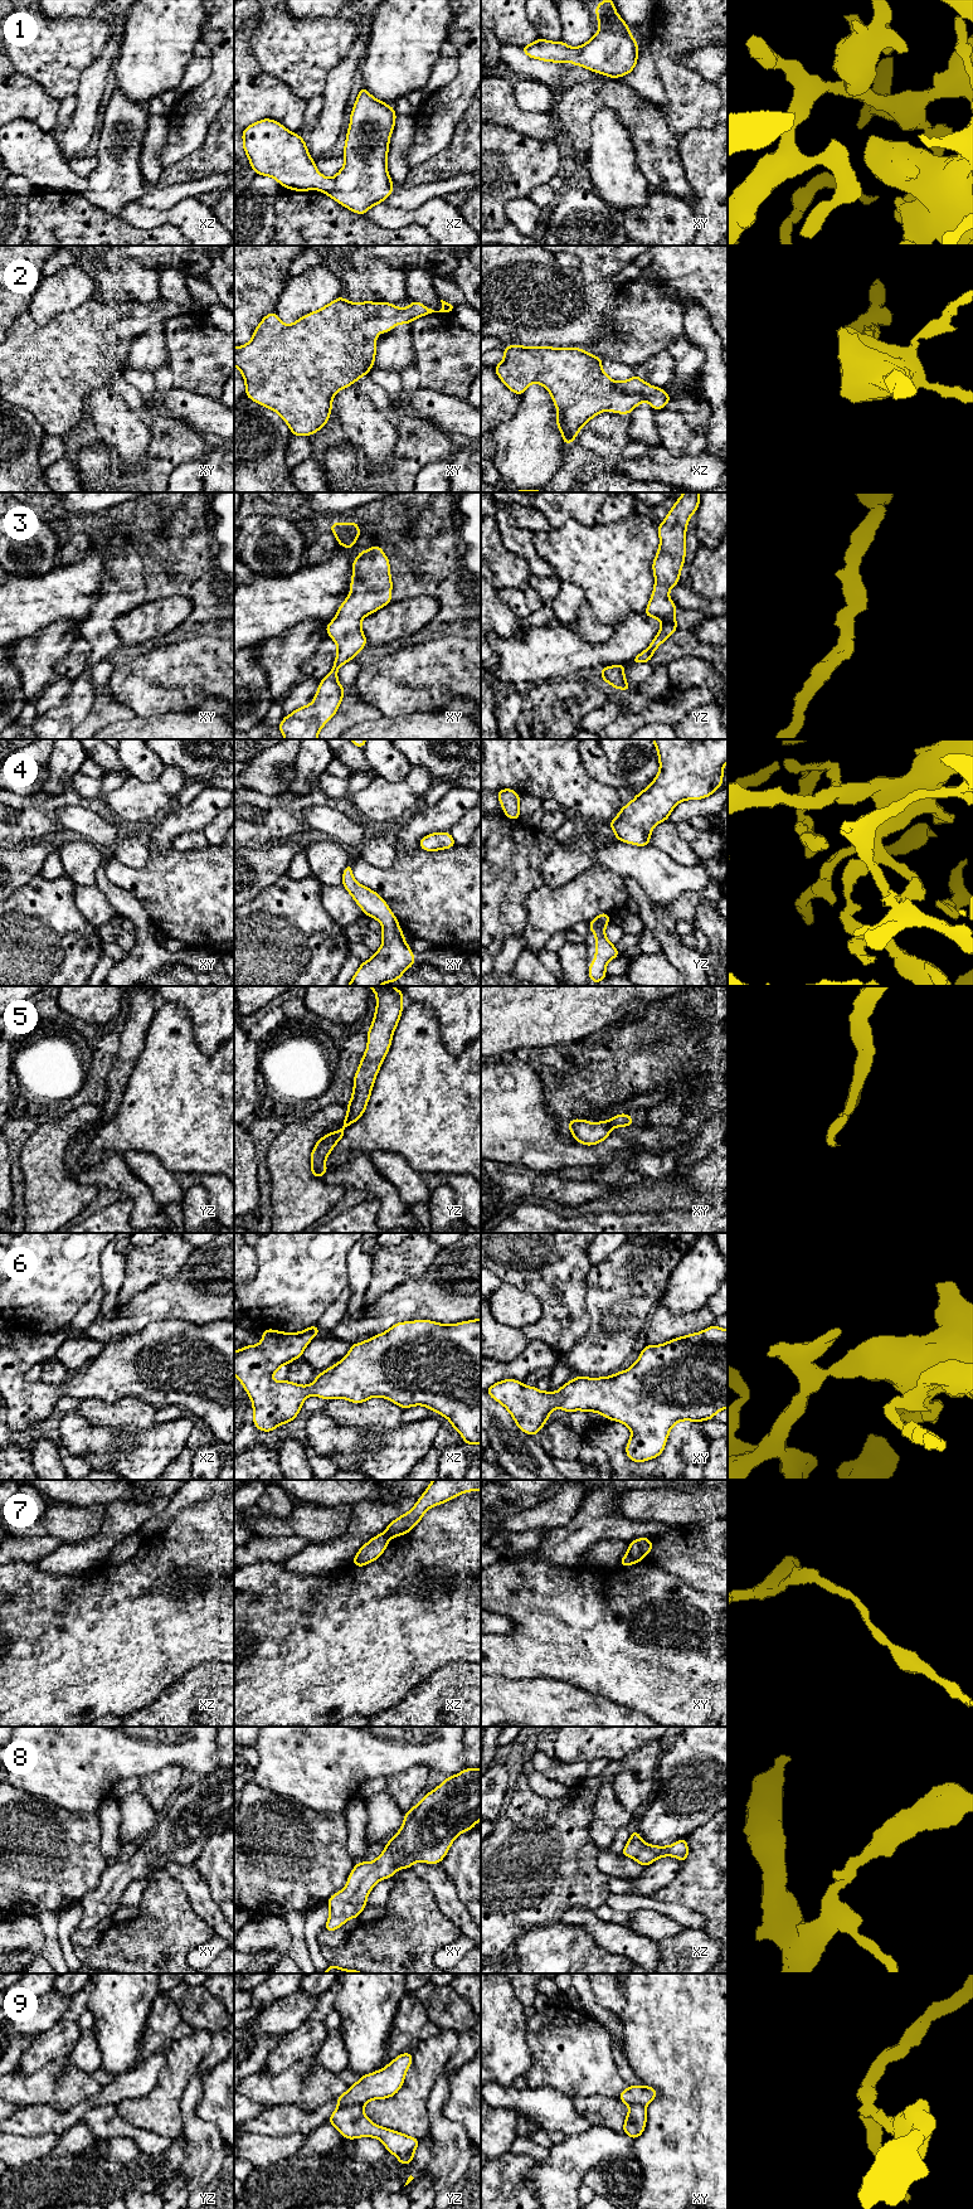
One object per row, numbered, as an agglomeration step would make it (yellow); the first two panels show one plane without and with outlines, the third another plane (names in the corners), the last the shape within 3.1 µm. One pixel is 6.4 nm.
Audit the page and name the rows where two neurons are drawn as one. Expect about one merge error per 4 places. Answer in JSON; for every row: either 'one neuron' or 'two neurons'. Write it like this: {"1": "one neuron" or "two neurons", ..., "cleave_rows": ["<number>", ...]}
{"1": "one neuron", "2": "one neuron", "3": "one neuron", "4": "one neuron", "5": "two neurons", "6": "one neuron", "7": "two neurons", "8": "one neuron", "9": "two neurons", "cleave_rows": ["5", "7", "9"]}

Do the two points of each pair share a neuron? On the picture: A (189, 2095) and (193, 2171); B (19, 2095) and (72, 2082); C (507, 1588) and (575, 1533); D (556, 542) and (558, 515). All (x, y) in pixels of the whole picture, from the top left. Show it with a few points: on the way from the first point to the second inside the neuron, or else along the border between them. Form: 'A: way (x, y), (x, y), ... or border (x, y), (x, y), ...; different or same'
A: way (189, 2113), (194, 2126), (194, 2152); same
B: way (32, 2088), (59, 2088); same
C: border (514, 1558), (539, 1557), (559, 1567), (573, 1566); different
D: border (587, 525), (569, 519), (562, 527), (550, 529); different

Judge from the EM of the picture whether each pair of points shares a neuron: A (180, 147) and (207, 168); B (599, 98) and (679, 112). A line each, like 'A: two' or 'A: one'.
A: two
B: two

